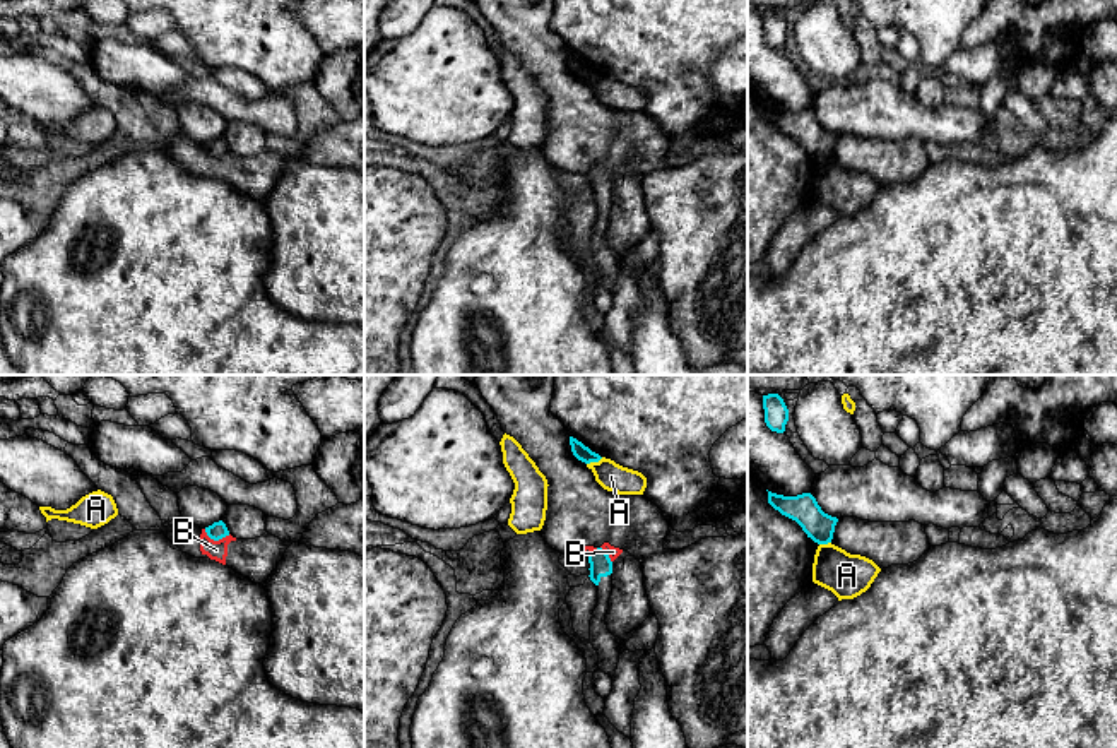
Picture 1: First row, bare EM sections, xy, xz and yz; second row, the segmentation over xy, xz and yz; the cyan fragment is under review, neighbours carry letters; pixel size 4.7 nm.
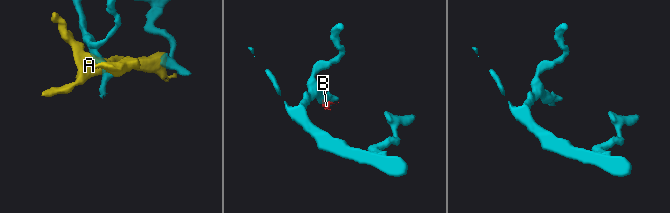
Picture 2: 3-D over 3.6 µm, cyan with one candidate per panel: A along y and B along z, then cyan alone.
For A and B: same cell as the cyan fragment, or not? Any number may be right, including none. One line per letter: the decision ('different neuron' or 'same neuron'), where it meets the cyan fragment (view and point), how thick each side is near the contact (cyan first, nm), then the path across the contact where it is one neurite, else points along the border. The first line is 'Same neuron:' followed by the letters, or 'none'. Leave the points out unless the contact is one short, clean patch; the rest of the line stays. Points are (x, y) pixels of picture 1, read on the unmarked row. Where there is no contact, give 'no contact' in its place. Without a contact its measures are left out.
Same neuron: none
A: different neuron; meets cyan in xz at (594, 77); 70 nm thick on the cyan side, 140 nm on the other; border along xz (602, 74), (587, 81)
B: different neuron; meets cyan in xy at (216, 156); 80 nm thick on the cyan side, 100 nm on the other

